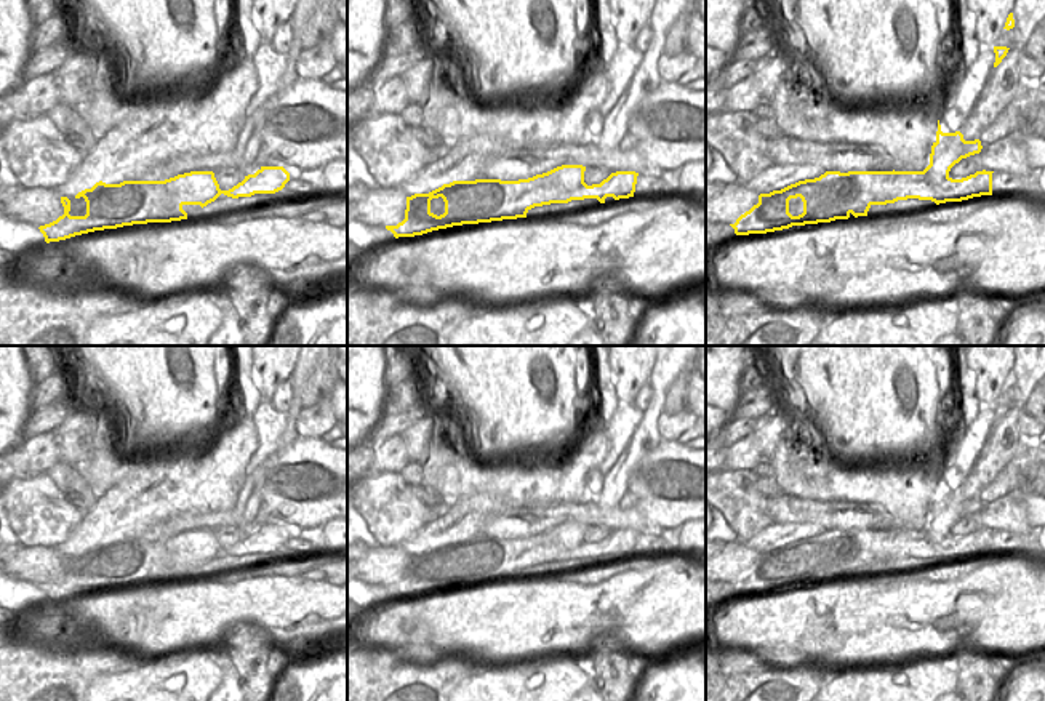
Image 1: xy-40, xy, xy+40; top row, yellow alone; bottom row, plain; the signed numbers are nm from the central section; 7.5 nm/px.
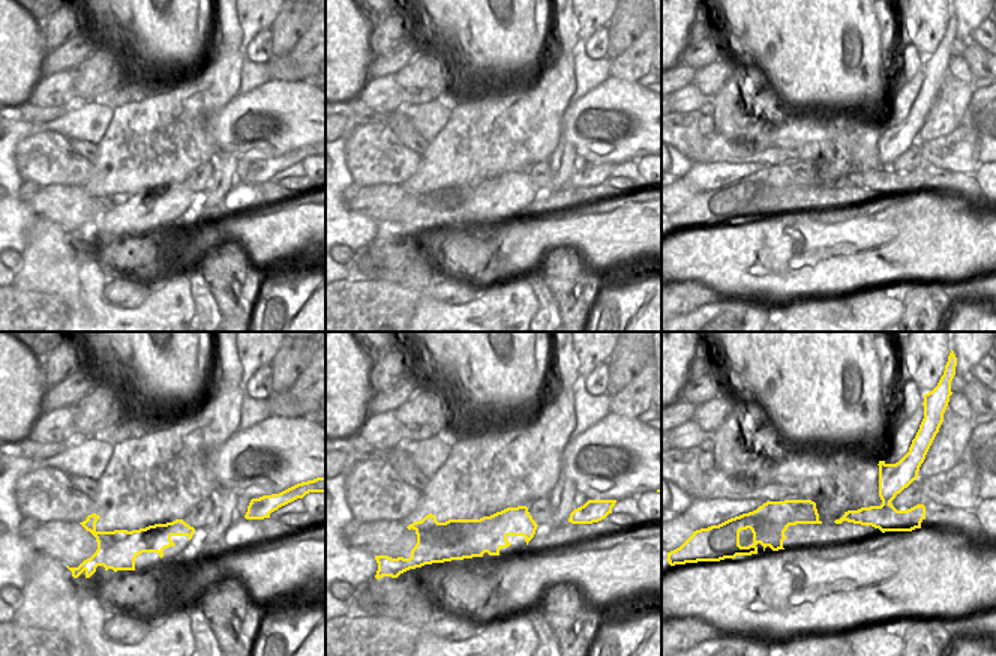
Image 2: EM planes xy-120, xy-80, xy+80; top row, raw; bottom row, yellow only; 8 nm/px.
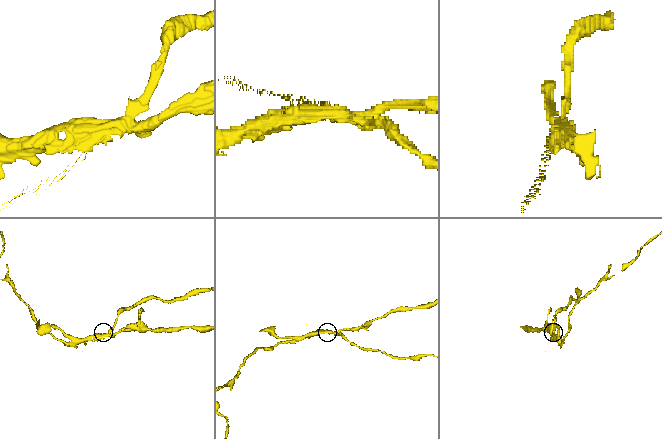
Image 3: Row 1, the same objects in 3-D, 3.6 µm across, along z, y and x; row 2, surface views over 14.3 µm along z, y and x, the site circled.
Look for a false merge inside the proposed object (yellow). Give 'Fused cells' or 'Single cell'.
Fused cells

